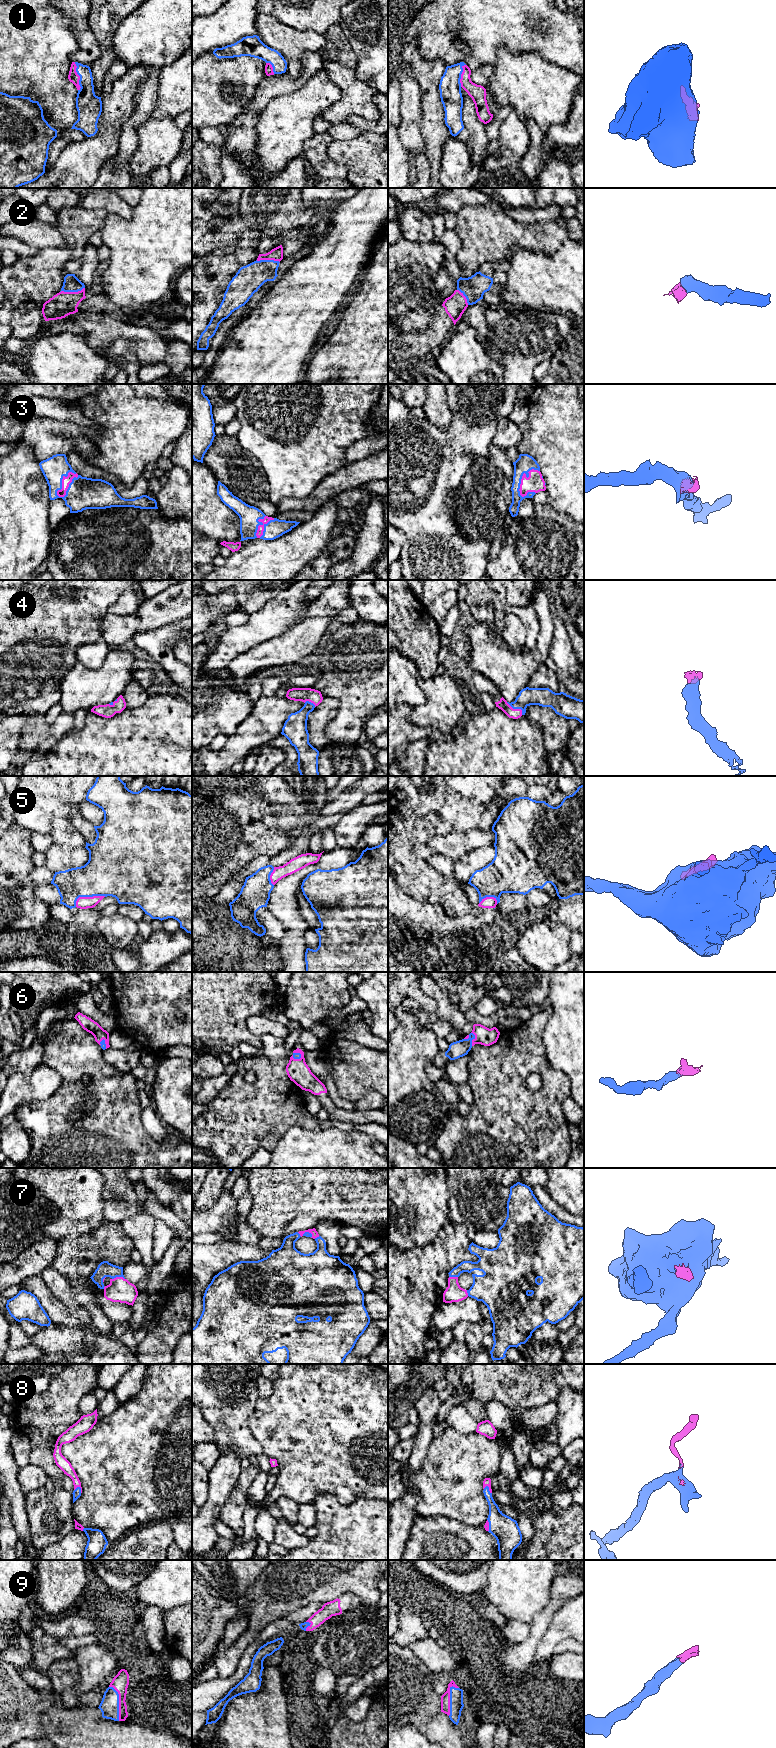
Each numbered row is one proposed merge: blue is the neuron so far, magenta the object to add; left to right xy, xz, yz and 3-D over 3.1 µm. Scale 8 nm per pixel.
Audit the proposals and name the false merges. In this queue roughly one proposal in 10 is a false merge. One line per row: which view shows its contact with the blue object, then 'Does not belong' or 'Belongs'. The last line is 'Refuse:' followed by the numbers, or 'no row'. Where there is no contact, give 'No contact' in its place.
1: Touches blue in xy. Belongs
2: Touches blue in xy. Belongs
3: Touches blue in xy. Belongs
4: Touches blue in yz. Belongs
5: Touches blue in xy. Belongs
6: Touches blue in yz. Belongs
7: Touches blue in xy. Belongs
8: Touches blue in yz. Belongs
9: Touches blue in xy. Belongs
Refuse: no row

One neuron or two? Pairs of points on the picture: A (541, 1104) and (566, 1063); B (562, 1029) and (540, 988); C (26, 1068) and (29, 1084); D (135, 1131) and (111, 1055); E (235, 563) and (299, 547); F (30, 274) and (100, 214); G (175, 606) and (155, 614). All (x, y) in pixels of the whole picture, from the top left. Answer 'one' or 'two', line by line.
A: two
B: two
C: two
D: two
E: one
F: one
G: one

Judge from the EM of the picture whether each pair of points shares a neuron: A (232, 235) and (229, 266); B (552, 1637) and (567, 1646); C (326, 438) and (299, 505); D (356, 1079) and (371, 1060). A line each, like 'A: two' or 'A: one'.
A: two
B: two
C: two
D: one

